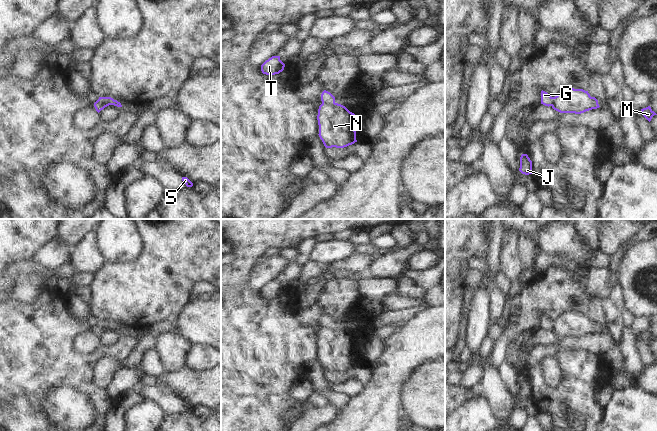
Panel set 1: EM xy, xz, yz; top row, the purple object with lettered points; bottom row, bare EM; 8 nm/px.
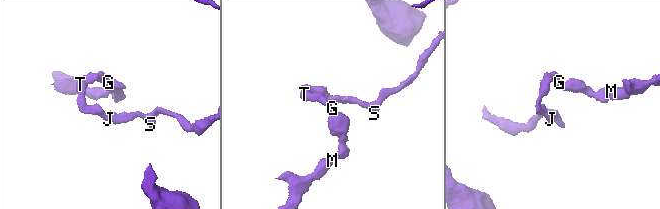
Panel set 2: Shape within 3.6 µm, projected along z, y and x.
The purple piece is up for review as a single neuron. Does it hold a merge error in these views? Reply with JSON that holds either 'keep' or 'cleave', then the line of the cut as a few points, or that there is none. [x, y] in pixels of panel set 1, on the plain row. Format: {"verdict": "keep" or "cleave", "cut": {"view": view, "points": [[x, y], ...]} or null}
{"verdict": "cleave", "cut": {"view": "xz", "points": [[322, 325], [325, 327], [334, 326]]}}

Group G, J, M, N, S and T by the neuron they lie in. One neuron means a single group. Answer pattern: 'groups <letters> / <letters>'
groups G J S T / M N

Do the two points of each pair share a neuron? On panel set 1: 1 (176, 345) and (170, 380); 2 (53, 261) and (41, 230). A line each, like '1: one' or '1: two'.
1: two
2: two

